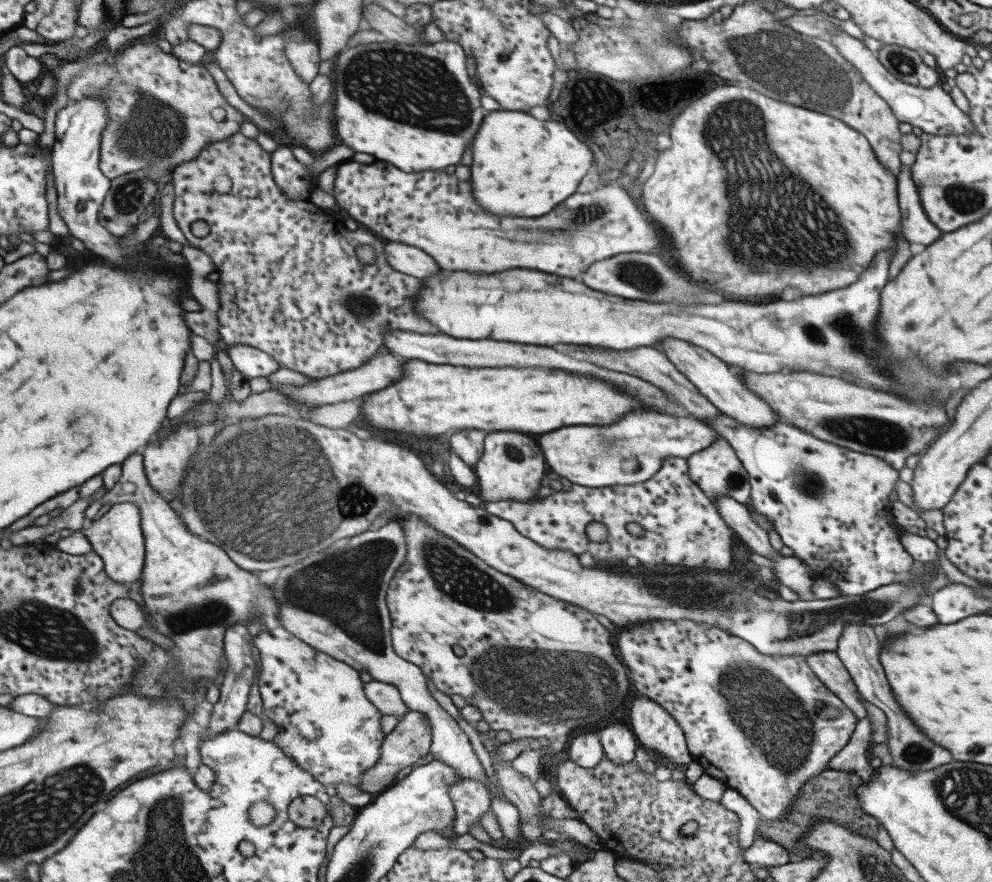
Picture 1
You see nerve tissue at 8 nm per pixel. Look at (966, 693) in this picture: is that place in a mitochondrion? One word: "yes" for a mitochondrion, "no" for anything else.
no

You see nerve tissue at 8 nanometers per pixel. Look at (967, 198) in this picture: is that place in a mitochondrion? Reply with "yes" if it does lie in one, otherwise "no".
yes

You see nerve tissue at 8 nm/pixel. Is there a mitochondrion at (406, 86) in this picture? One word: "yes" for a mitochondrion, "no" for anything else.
yes

